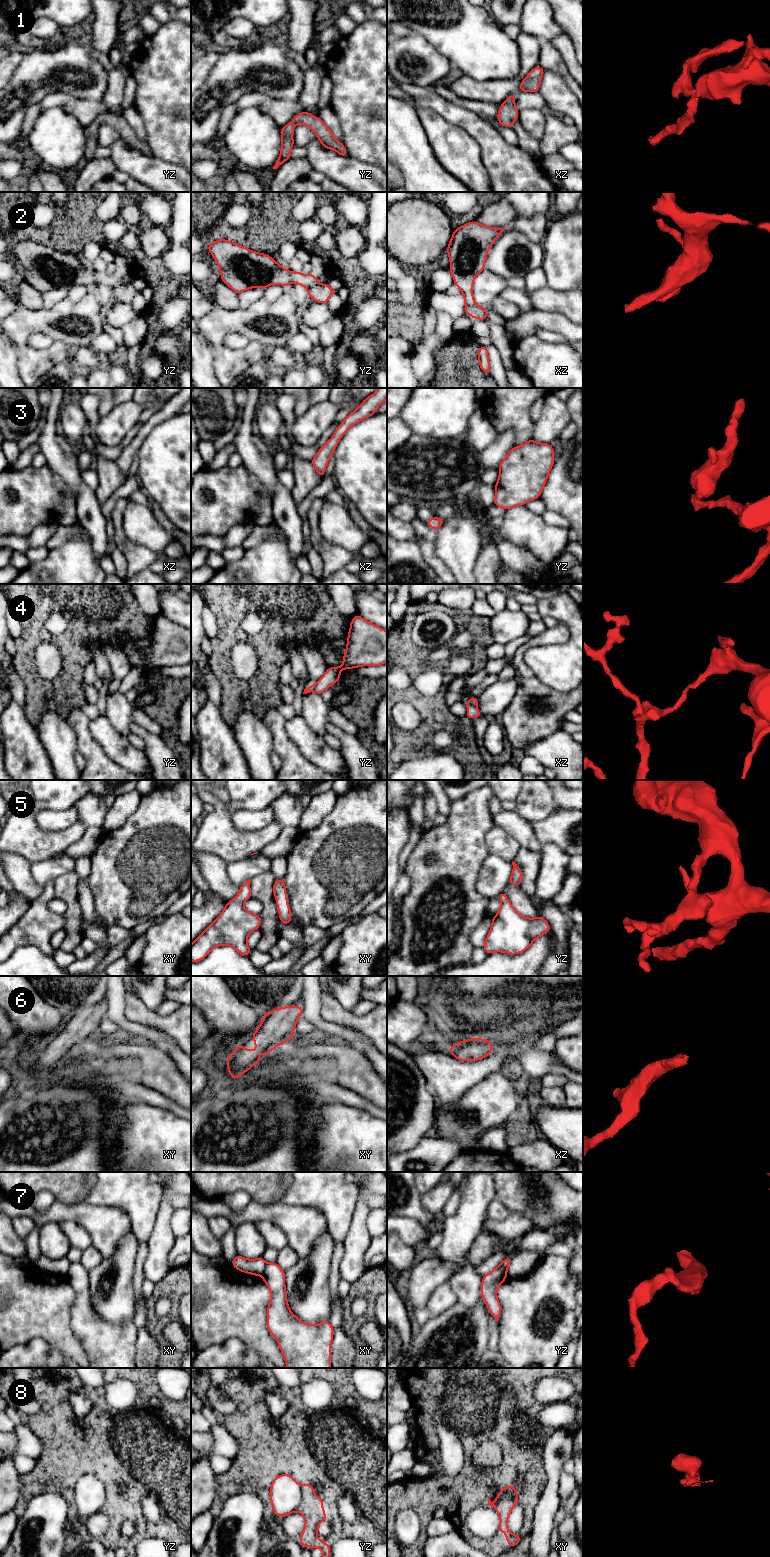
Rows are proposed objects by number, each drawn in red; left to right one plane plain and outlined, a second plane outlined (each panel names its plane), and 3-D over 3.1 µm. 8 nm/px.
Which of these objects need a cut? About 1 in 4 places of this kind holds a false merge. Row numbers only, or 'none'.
4, 7

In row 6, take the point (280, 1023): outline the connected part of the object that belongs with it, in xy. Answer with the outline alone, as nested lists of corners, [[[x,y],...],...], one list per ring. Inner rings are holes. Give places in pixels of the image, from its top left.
[[[289,1005],[264,1014],[258,1029],[251,1035],[258,1049],[244,1049],[243,1045],[239,1044],[228,1056],[227,1071],[231,1074],[230,1080],[239,1078],[262,1060],[256,1055],[257,1052],[268,1055],[275,1047],[288,1042],[294,1034],[296,1022],[302,1011],[300,1005]]]

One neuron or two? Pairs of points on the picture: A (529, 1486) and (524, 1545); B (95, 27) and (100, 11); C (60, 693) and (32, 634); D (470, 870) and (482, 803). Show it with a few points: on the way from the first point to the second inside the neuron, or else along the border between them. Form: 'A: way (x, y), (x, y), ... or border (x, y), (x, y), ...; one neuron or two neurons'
A: border (529, 1533), (515, 1545); two neurons
B: way (99, 23), (100, 15); one neuron
C: way (43, 686), (28, 671), (28, 651); one neuron
D: way (470, 853), (470, 820); one neuron

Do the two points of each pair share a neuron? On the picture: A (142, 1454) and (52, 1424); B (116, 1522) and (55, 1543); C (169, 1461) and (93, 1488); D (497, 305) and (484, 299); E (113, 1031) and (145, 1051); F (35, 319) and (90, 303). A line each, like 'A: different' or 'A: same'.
A: same
B: different
C: same
D: different
E: different
F: same

